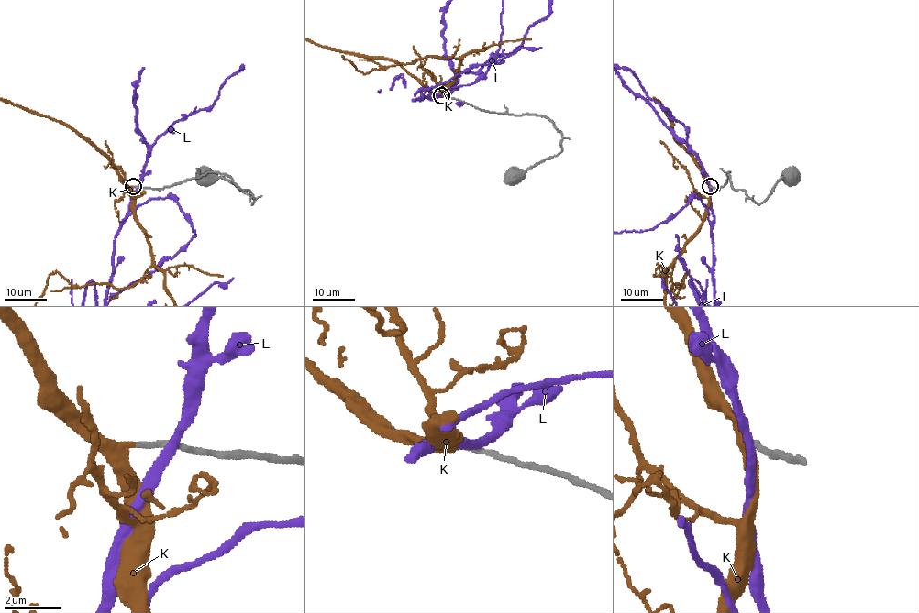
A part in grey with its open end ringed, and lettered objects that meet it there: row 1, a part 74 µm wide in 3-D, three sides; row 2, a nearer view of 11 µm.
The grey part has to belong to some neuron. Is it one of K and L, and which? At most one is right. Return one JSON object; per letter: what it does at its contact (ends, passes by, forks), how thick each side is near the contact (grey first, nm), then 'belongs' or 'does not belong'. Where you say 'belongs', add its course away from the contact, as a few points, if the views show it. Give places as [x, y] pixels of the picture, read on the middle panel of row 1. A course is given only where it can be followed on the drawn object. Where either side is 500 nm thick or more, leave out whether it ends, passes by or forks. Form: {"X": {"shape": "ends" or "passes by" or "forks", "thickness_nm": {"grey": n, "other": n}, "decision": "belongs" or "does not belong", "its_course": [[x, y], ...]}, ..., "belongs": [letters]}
{"K": {"shape": "passes by", "thickness_nm": {"grey": 220, "other": 280}, "decision": "belongs"}, "L": {"shape": "passes by", "thickness_nm": {"grey": 280, "other": 320}, "decision": "does not belong"}, "belongs": ["K"]}

